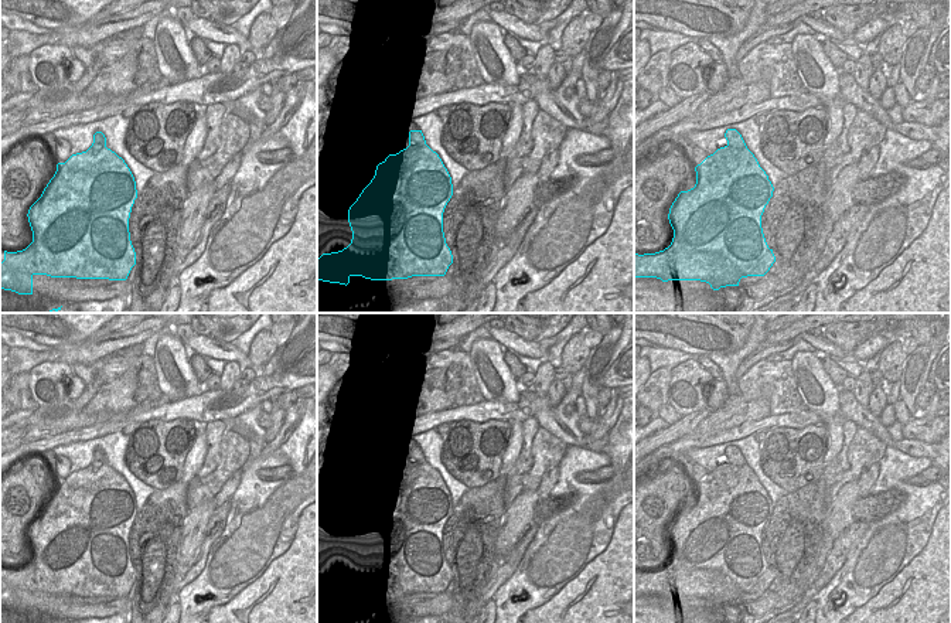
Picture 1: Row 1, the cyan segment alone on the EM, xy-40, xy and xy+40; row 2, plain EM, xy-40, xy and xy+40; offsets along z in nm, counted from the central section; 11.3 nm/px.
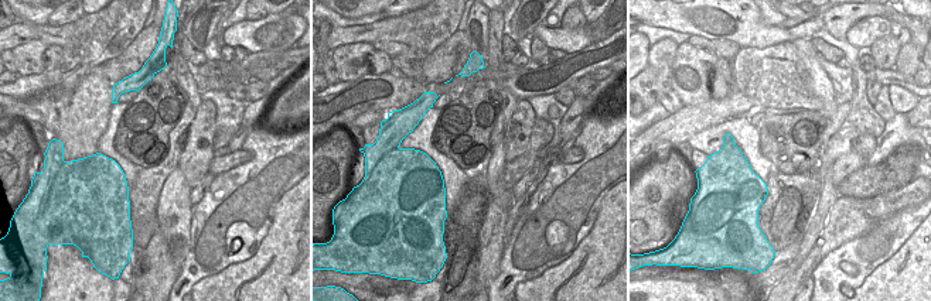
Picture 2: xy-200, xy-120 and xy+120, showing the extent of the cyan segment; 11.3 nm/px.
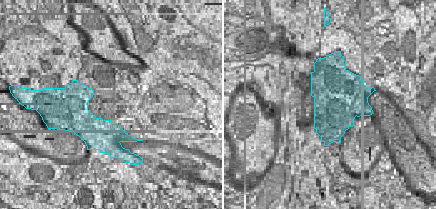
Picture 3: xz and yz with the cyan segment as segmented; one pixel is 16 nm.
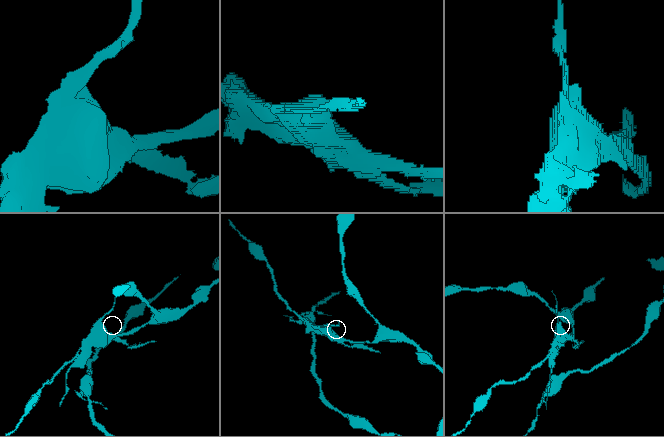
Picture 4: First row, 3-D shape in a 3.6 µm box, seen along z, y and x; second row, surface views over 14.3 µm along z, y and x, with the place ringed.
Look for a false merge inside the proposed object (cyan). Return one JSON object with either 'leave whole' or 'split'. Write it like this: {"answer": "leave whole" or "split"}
{"answer": "split"}

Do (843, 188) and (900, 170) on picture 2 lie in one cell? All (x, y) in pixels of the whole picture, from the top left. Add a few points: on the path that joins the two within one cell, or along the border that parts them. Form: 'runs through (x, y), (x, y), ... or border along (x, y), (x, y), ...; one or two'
runs through (858, 184), (886, 177); one

